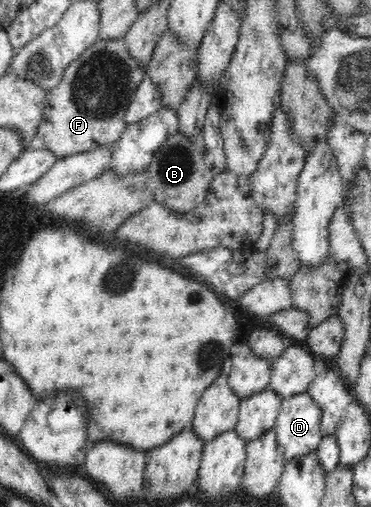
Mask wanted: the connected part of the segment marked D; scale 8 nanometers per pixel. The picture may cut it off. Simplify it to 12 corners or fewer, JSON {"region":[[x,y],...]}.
{"region":[[306,391],[284,399],[275,432],[290,460],[317,451],[321,410]]}

